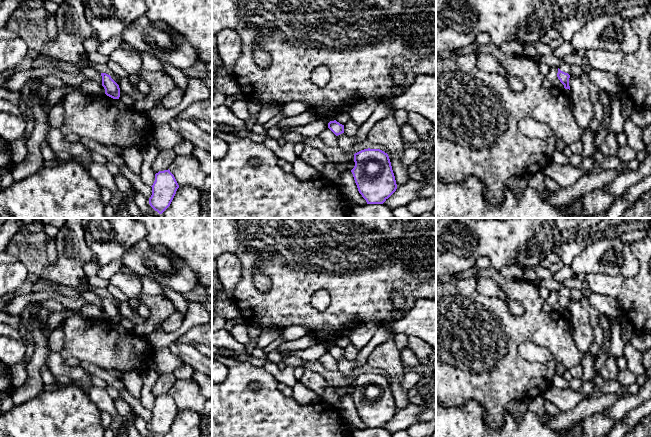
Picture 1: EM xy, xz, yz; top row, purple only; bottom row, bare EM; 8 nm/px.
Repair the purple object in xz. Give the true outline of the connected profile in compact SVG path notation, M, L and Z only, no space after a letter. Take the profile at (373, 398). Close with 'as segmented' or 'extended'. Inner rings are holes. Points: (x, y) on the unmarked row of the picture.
M364 373L354 378L355 390L351 394L359 417L367 428L383 428L397 413L395 400L387 377L380 373Z; as segmented

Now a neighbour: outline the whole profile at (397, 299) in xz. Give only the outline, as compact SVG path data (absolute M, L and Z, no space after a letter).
M398 292L391 293L391 301L395 310L400 310L404 305L404 297Z

